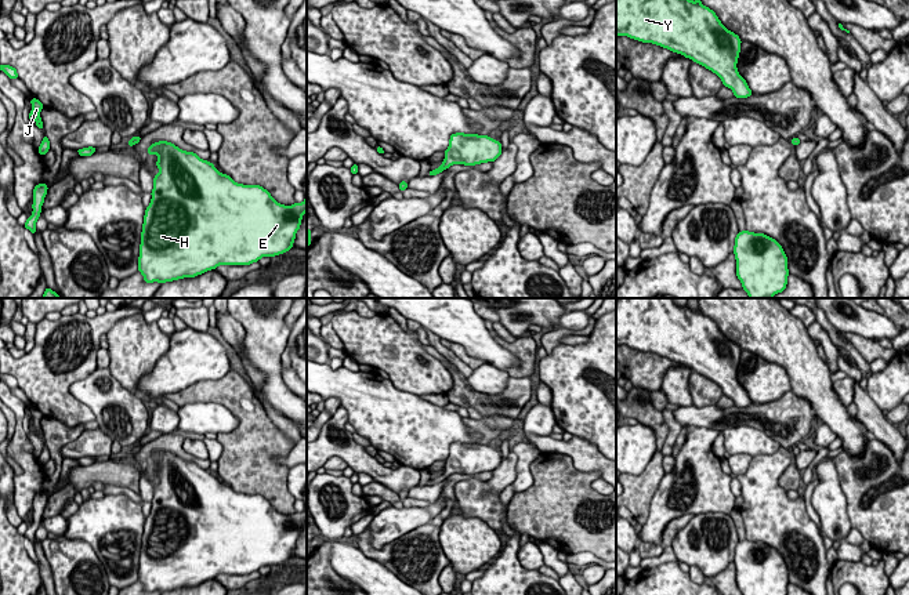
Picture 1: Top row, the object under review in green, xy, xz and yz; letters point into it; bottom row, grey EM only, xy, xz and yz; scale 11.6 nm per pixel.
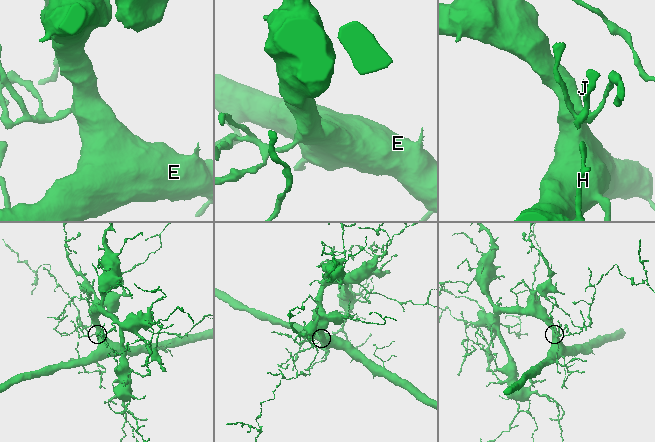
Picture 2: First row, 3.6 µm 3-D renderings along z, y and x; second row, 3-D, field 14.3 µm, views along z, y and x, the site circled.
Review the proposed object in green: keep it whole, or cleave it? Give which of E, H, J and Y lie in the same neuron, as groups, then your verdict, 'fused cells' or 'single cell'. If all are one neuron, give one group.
E H J Y | single cell

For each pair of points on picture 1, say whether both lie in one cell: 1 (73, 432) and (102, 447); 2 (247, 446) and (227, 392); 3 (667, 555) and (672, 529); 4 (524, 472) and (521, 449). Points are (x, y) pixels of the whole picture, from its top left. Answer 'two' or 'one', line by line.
1: two
2: one
3: one
4: one

